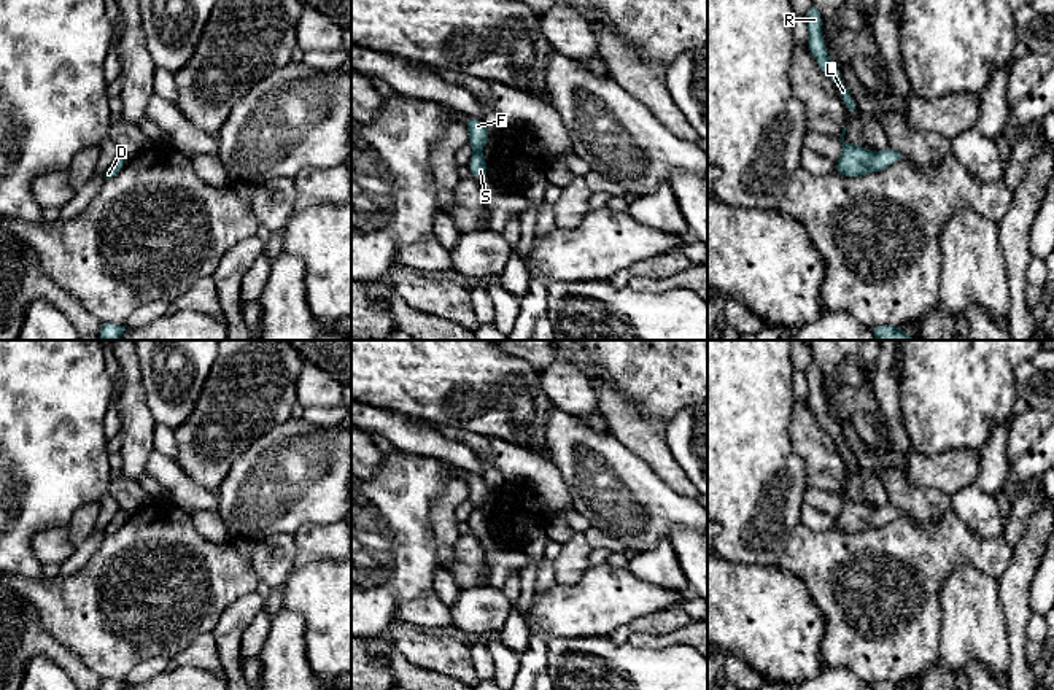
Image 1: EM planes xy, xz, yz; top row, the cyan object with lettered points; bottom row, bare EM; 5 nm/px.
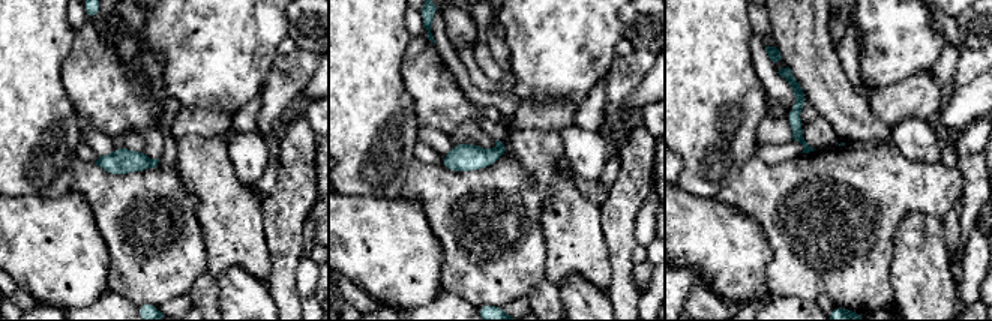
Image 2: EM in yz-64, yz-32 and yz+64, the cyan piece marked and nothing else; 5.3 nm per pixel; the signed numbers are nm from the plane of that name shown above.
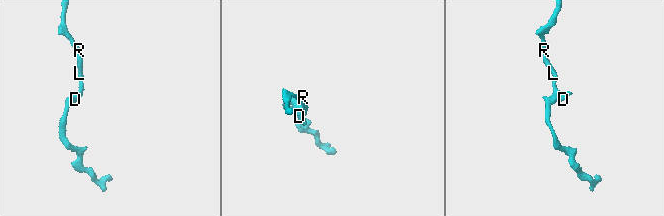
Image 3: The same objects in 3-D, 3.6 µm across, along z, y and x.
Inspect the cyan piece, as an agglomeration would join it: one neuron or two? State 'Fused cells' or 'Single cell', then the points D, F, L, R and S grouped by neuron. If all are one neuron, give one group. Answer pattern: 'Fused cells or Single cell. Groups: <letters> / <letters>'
Single cell. Groups: D F L R S

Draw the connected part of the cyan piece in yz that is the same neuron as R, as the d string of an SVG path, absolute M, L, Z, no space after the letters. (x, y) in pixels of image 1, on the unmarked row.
M812 361L812 364L808 367L806 374L806 382L809 385L808 391L808 404L811 410L816 413L819 424L822 429L835 439L849 472L857 472L858 471L858 463L851 450L851 447L846 444L841 428L838 421L830 415L823 394L822 394L822 372L817 367L817 364Z

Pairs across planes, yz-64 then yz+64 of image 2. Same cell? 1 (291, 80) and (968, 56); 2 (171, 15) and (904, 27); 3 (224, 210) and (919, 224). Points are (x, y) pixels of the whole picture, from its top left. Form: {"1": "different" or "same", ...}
{"1": "same", "2": "same", "3": "same"}

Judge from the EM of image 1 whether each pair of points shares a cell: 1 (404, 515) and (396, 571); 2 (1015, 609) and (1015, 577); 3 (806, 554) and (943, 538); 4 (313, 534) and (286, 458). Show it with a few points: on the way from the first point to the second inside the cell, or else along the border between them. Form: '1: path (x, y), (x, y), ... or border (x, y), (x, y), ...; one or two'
1: path (404, 530), (404, 557); one
2: path (1015, 601), (1015, 585); one
3: path (840, 554), (910, 549); one
4: border (334, 522), (304, 523), (293, 533); two

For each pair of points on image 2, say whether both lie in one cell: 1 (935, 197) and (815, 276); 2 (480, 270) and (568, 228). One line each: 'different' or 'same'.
1: same
2: different

